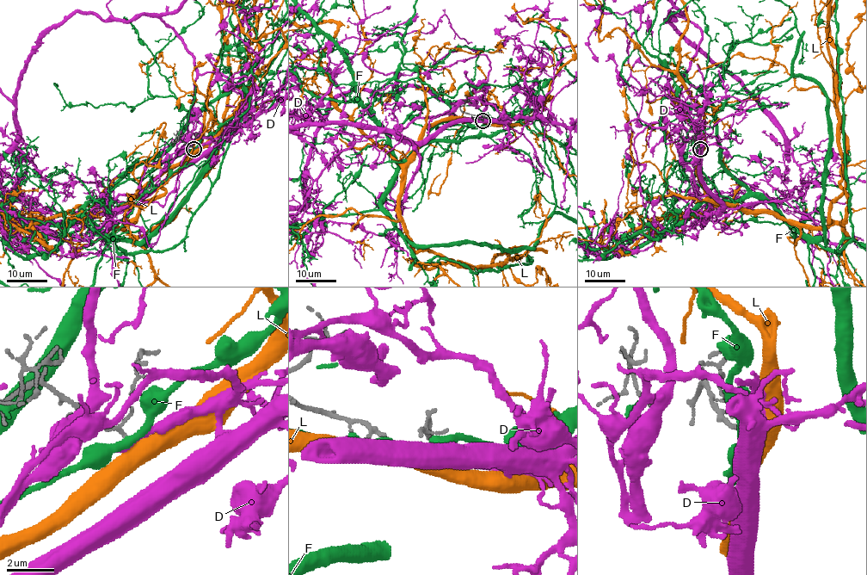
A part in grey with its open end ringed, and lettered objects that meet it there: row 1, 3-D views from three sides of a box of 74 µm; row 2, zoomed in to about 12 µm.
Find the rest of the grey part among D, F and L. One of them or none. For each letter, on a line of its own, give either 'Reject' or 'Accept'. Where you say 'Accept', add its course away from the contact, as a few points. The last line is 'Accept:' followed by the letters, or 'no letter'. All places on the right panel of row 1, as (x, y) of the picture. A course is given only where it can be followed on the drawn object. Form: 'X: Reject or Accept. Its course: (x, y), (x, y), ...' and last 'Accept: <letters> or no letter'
D: Reject
F: Reject
L: Accept
Accept: L

